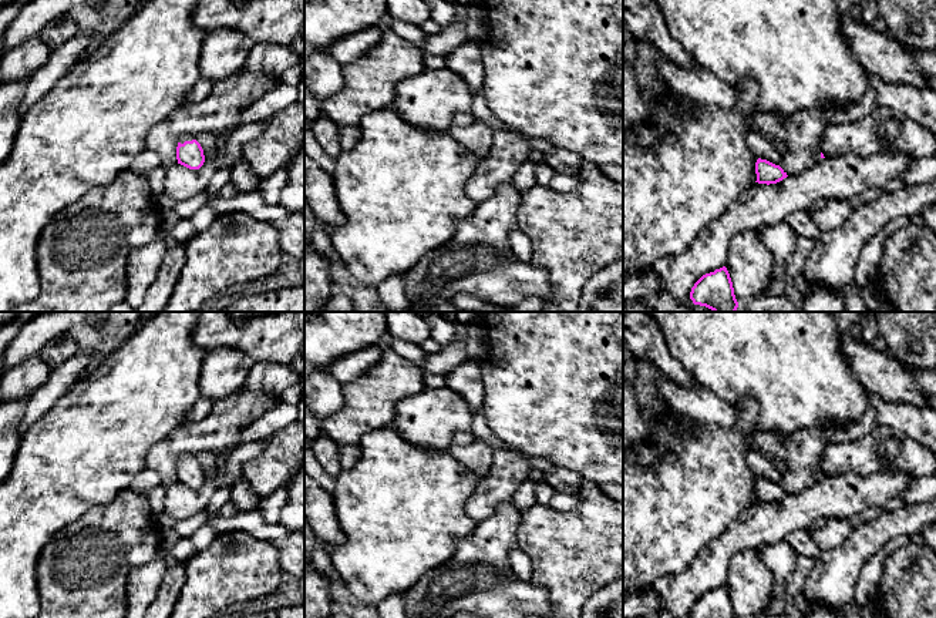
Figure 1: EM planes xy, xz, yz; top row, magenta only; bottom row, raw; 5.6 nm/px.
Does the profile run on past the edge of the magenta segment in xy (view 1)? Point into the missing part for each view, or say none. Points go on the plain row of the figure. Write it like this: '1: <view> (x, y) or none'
1: xy (185, 456)

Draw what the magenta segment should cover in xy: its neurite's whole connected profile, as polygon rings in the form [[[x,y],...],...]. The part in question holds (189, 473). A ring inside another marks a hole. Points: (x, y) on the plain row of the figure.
[[[185,453],[176,466],[178,483],[189,487],[199,488],[205,481],[205,474],[201,463],[196,460],[195,454]]]

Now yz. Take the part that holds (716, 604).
[[[727,587],[703,594],[691,607],[690,618],[735,618]]]

